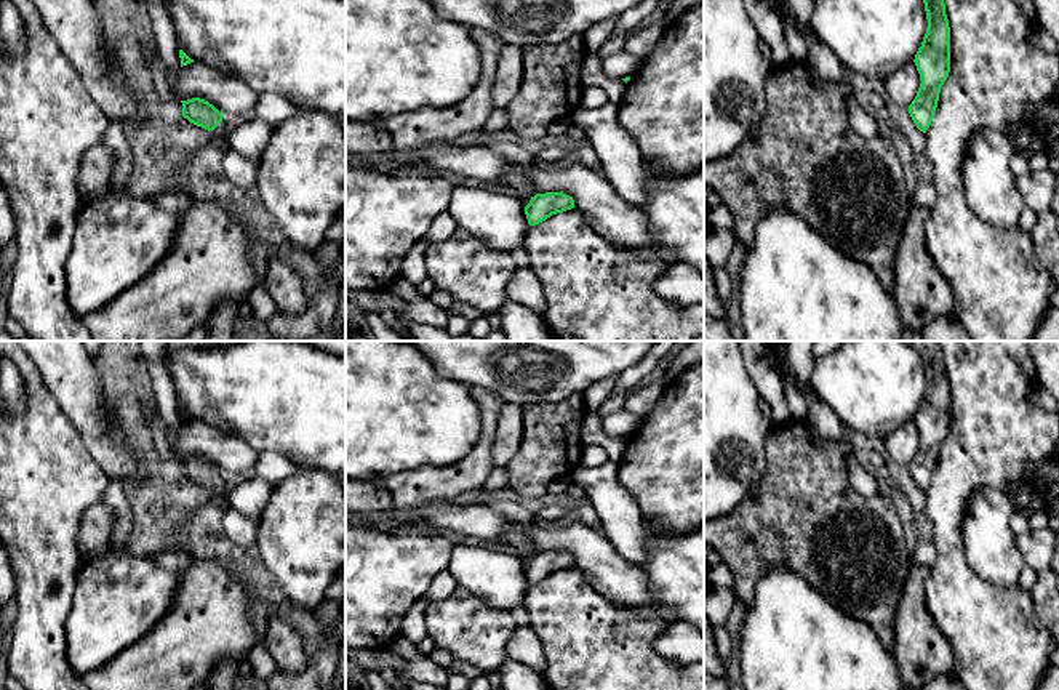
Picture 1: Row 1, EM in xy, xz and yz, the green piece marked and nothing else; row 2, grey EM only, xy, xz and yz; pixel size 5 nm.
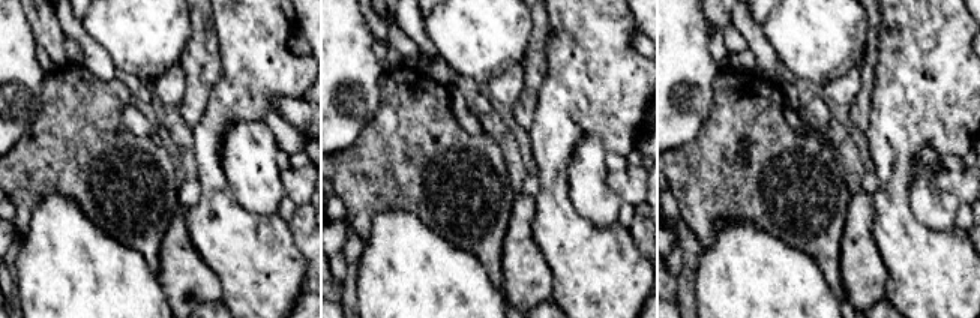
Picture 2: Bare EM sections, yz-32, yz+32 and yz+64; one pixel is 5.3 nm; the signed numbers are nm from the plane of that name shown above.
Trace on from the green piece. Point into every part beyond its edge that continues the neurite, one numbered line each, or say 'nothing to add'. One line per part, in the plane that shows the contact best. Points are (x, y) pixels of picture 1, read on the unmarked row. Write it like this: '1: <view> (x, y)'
1: xy (221, 492)

